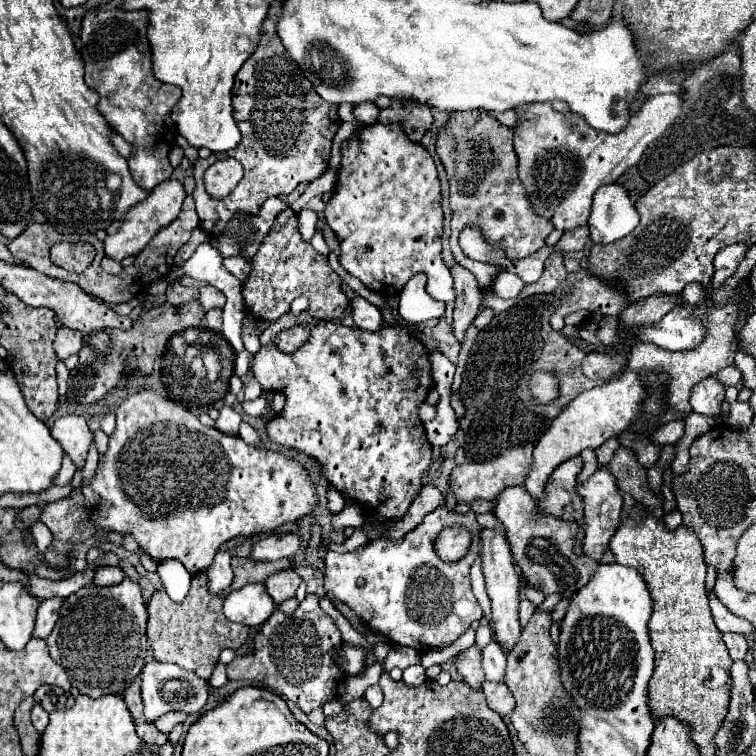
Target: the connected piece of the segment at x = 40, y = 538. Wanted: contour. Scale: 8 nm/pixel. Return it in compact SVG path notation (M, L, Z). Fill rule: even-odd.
M36 521L36 523L32 523L30 531L32 531L34 539L40 543L40 547L42 547L42 553L44 553L44 551L48 549L48 545L52 543L52 533L50 533L50 529L48 529L44 523Z

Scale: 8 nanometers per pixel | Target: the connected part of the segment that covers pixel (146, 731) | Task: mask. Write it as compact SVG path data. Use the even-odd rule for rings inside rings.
M140 723L136 725L136 733L146 741L146 743L152 743L152 745L164 745L168 741L168 735L158 731L152 723Z

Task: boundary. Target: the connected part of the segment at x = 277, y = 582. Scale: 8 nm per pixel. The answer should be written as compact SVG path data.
M280 571L268 577L266 581L266 589L276 605L292 599L296 595L298 585L300 585L300 577L296 575L296 571Z

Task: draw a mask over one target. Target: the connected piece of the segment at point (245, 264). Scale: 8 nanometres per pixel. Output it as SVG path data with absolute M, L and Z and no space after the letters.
M228 257L228 259L224 259L224 267L232 273L232 275L236 275L240 281L244 281L246 277L248 277L248 273L250 273L250 261L244 261L242 257Z

